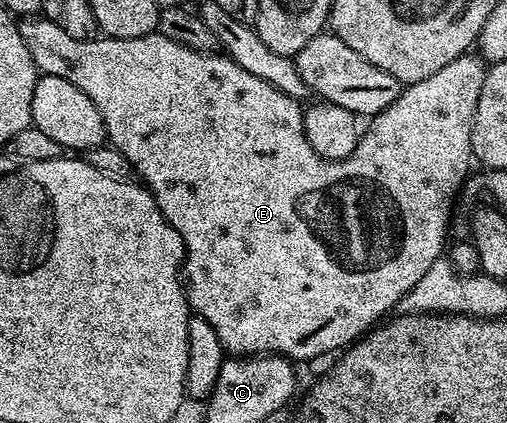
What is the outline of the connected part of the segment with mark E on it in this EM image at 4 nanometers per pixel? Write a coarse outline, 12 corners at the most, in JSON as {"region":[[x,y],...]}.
{"region":[[17,20],[234,357],[361,339],[443,258],[487,64],[352,154],[225,54]]}

